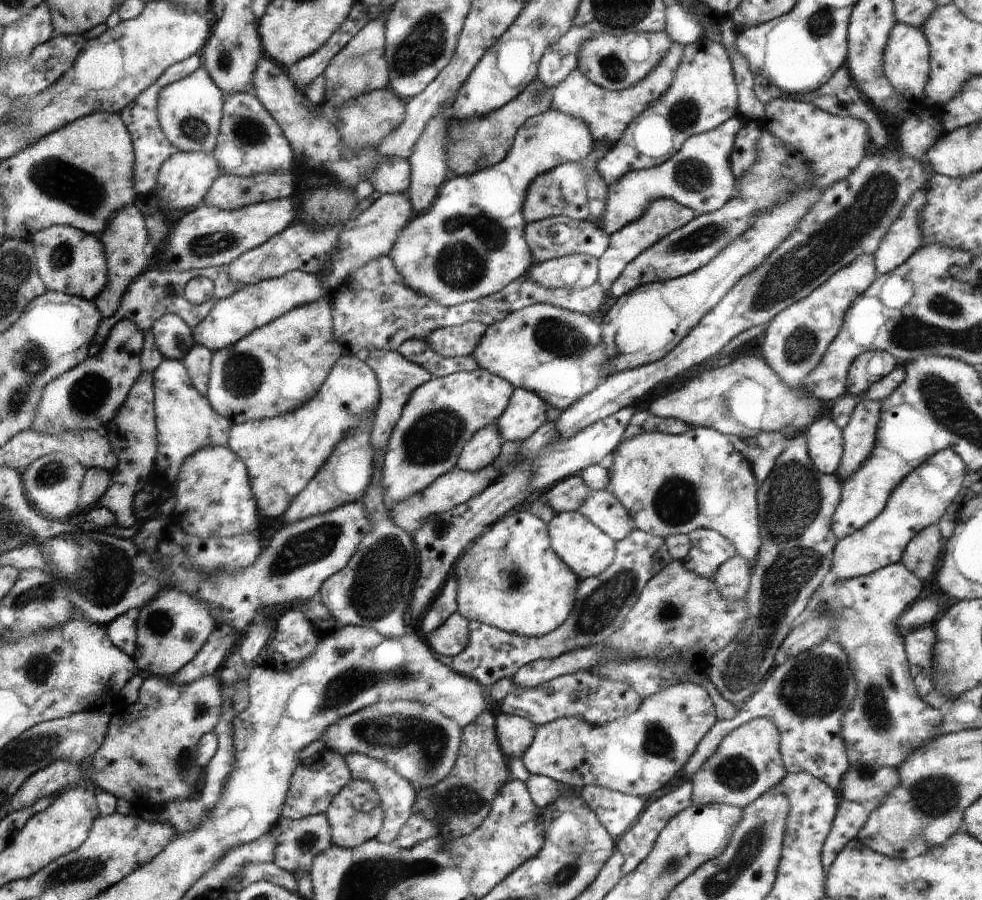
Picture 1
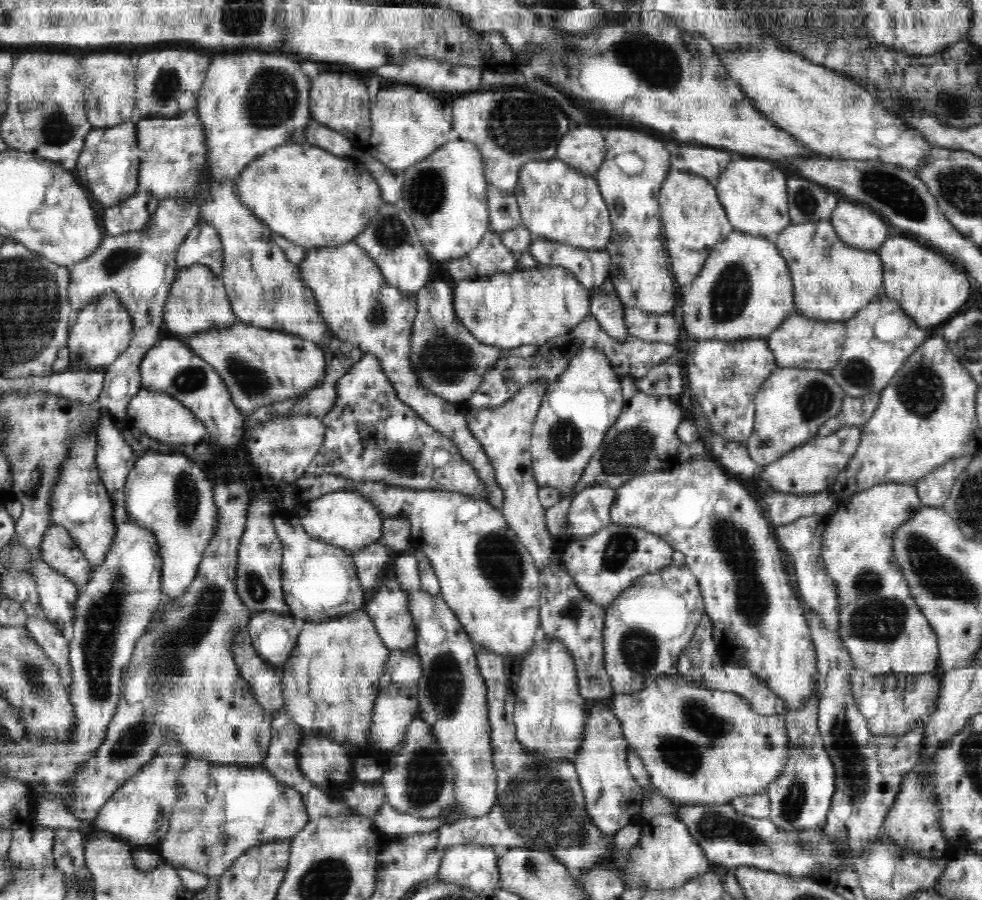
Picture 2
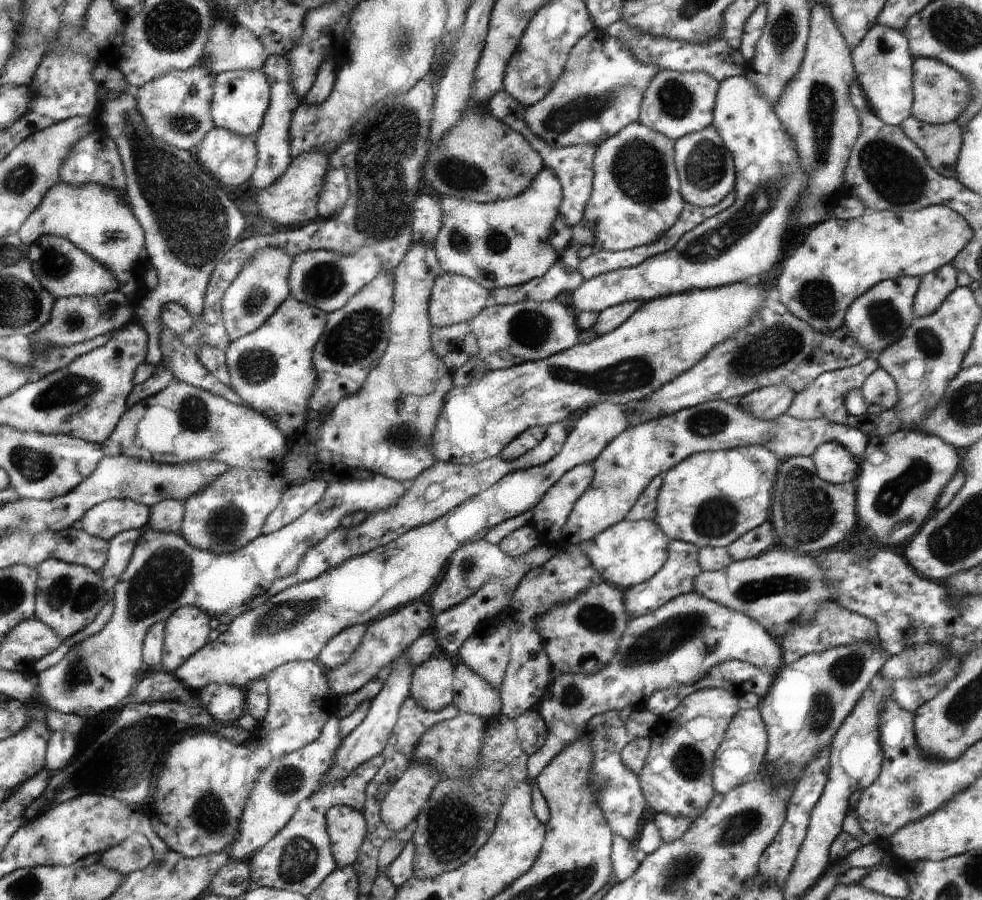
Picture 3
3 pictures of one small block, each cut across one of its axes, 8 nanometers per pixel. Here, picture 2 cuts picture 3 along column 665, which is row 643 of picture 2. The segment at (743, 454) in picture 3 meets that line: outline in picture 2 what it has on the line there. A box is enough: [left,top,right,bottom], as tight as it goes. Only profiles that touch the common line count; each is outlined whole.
[295,473,540,664]

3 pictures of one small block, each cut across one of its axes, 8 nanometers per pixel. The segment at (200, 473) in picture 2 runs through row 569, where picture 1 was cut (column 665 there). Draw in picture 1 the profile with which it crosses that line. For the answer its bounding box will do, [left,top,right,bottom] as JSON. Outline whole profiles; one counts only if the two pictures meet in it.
[598,116,745,234]

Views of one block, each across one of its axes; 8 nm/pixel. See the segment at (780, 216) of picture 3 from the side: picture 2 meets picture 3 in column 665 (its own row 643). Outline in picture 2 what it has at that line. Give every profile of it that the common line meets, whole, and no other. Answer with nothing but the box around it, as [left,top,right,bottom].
[245,613,304,666]

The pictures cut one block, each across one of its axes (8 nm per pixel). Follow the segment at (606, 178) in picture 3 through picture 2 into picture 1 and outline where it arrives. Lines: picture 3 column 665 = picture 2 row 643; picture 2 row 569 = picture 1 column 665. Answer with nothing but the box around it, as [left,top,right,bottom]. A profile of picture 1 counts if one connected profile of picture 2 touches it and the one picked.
[598,198,696,292]

